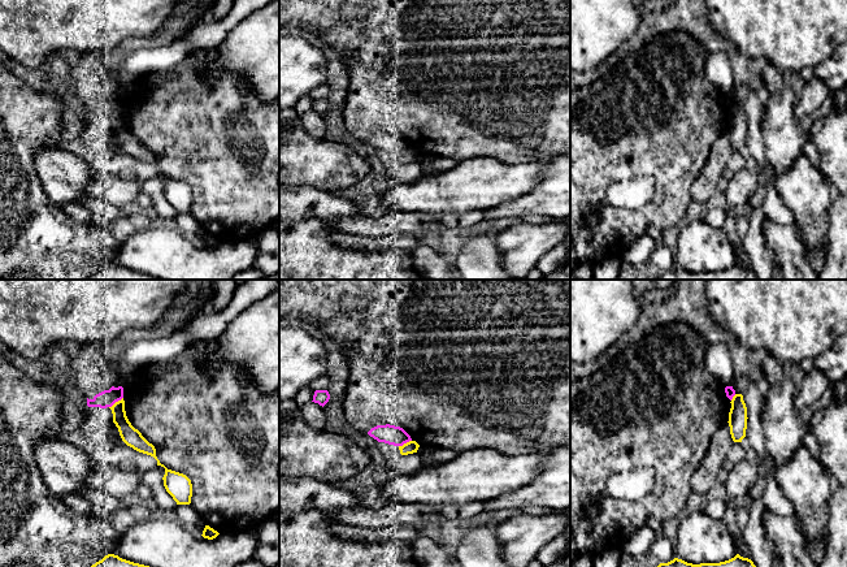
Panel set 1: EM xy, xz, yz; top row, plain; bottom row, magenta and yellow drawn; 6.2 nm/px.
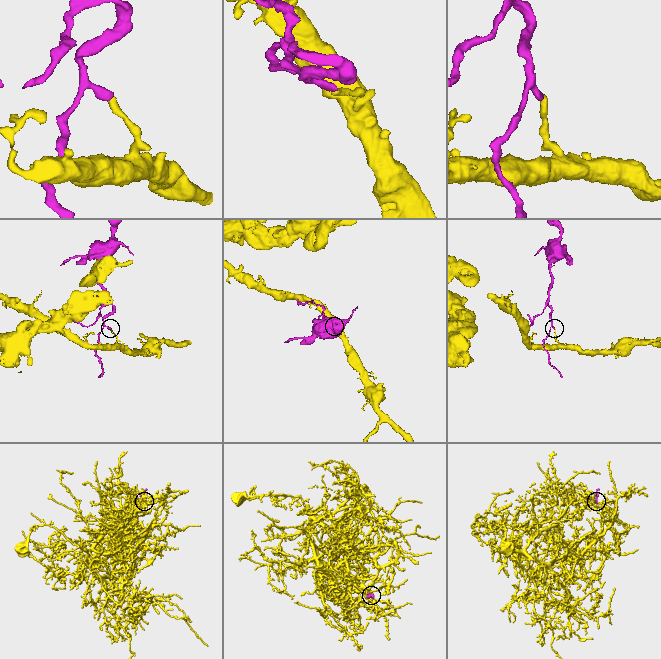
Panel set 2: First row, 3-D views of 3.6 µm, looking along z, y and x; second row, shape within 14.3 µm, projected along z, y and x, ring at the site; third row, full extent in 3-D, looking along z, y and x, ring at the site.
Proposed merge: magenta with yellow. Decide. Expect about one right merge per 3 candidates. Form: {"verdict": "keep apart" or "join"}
{"verdict": "keep apart"}

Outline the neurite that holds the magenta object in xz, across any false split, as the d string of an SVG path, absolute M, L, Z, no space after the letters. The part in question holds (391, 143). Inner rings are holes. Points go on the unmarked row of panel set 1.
M377 134L372 137L368 143L378 151L385 151L394 155L403 155L412 150L411 144L400 135L395 134Z

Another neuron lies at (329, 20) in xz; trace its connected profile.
M279 0L279 27L290 22L314 33L342 57L351 77L346 129L365 143L377 134L399 134L420 155L459 161L490 156L521 164L570 155L570 0Z

